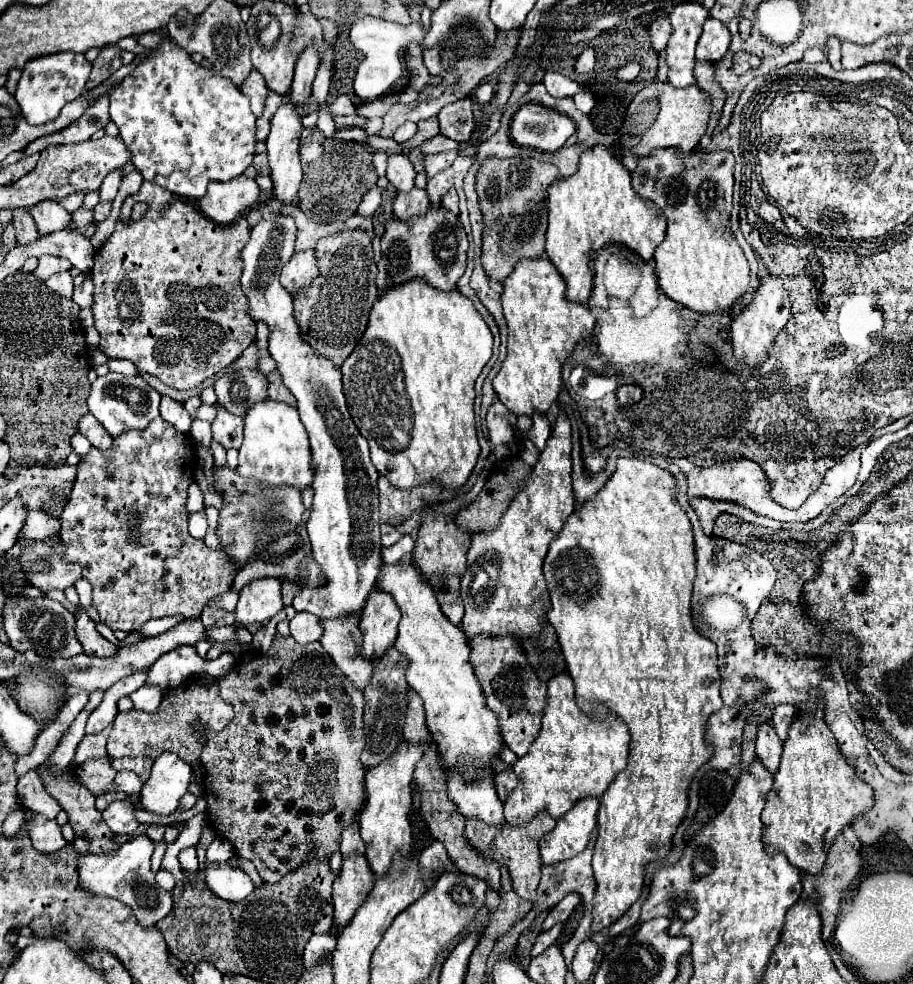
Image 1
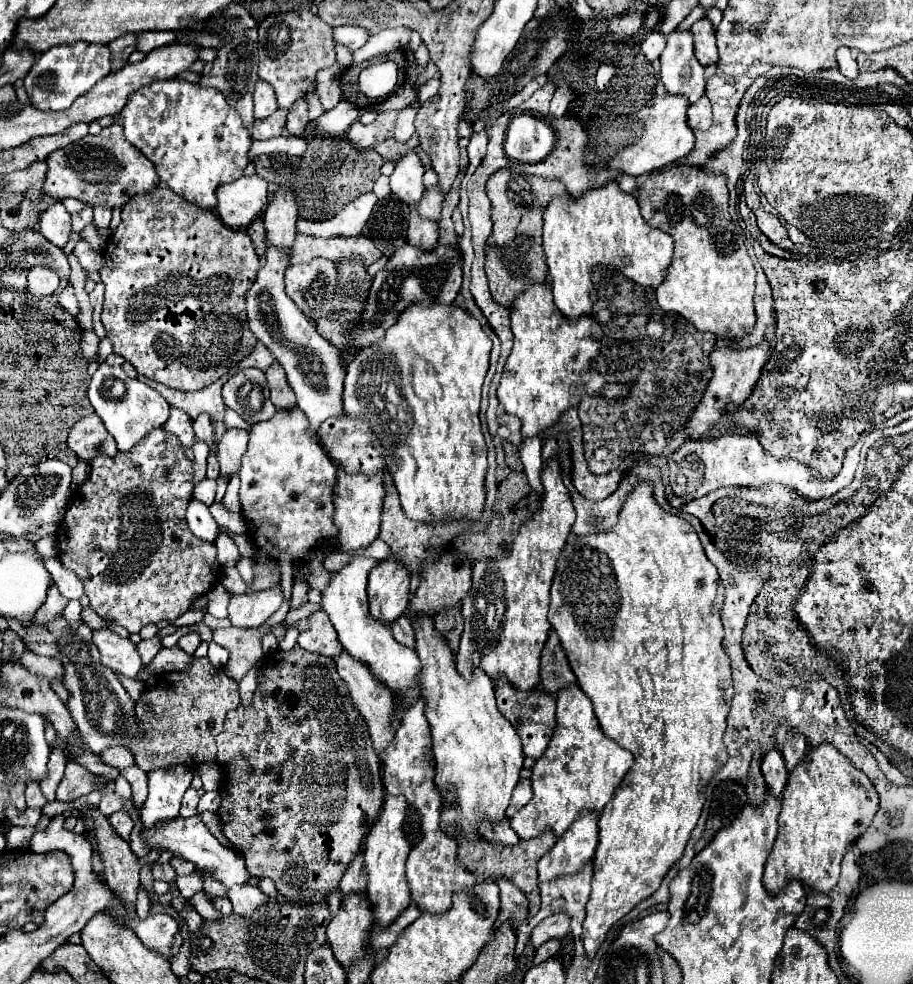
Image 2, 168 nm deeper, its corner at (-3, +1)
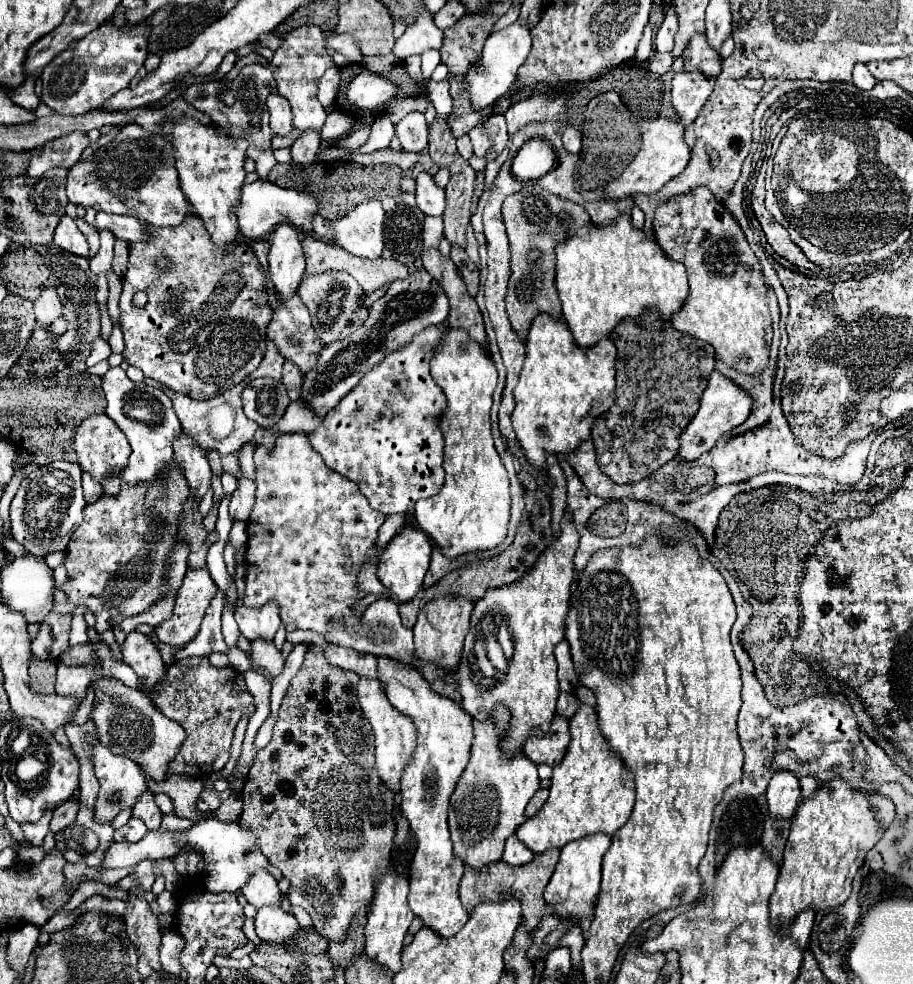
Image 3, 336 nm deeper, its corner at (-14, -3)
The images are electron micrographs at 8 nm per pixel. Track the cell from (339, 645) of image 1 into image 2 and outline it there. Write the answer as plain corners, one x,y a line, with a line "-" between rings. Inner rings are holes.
343,650
341,654
337,654
333,658
335,666
337,666
337,672
339,676
345,680
349,692
351,692
351,698
355,702
355,706
359,708
359,712
363,714
363,718
367,720
369,724
369,734
371,734
371,740
373,740
373,748
377,754
381,754
381,750
393,740
393,732
391,732
391,724
389,724
389,714
393,710
393,702
391,702
391,690
385,688
385,684
381,684
381,680
369,670
369,666
361,660
355,660
347,650

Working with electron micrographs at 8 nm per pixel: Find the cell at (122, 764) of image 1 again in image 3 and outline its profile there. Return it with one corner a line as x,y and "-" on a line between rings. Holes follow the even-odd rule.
146,792
142,796
142,800
138,800
138,804
132,808
132,816
140,818
148,826
148,830
158,830
160,828
162,812
160,812
160,808
156,808
152,792

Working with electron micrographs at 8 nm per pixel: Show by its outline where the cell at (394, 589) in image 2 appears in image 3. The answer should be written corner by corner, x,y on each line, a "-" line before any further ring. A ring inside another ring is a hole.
404,526
384,548
380,560
378,560
378,578
384,584
386,592
394,598
398,598
400,602
412,600
418,590
422,588
422,580
424,574
428,570
430,564
430,554
432,554
432,542
426,536
426,532
422,532
420,528
414,526

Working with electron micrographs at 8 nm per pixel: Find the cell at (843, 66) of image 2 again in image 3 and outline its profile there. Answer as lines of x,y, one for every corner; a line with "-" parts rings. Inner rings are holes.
856,64
852,72
852,84
860,90
872,90
876,86
876,78
870,74
870,70
864,64

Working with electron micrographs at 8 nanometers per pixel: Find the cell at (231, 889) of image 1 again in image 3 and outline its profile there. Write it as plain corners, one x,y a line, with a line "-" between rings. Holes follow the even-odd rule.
280,906
260,908
254,924
260,940
268,944
292,944
300,930
298,920
292,914
286,914

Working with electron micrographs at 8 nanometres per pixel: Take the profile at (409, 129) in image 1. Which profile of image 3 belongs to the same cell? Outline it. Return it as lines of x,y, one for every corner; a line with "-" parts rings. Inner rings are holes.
410,112
396,124
396,136
406,152
422,152
428,146
428,128
422,112

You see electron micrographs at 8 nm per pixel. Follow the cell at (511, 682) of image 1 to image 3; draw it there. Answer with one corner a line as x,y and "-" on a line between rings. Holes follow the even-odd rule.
556,714
550,730
544,736
532,736
524,744
524,756
528,760
534,760
534,764
558,766
562,762
564,752
566,752
568,740
570,740
568,720

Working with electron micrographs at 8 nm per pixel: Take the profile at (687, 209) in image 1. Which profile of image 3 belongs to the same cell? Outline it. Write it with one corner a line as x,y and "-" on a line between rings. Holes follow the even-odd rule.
694,188
694,192
658,206
654,236
670,260
684,264
690,282
690,296
682,312
674,314
672,326
690,338
710,344
716,358
726,366
748,376
762,374
770,366
772,344
766,286
762,266
734,216
724,204
714,200
708,188

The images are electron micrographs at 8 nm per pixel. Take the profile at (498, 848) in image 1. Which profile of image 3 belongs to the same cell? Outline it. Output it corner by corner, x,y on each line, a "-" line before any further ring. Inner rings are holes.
556,848
556,850
548,850
544,854
536,854
530,864
518,866
518,868
500,860
498,864
490,864
490,868
482,868
482,872
464,872
462,882
460,882
460,900
466,908
466,912
470,914
474,910
474,906
482,904
482,902
502,902
508,898
516,898
522,902
522,924
528,932
532,932
544,914
546,902
544,902
542,894
554,872
554,866
558,864
558,854
560,854
560,850

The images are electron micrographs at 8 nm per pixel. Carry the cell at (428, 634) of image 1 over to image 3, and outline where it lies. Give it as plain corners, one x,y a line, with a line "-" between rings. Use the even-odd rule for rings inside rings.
498,706
492,720
472,722
476,734
472,756
450,798
448,822
454,842
454,856
472,870
480,870
482,866
488,866
502,858
506,838
526,822
524,808
540,788
540,778
534,762
526,760
522,752
514,758
502,758
500,754
500,730
508,728
508,718
508,710

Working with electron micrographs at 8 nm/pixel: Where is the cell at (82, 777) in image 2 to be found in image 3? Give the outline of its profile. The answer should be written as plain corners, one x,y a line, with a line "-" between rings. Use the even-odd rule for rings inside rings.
70,800
70,804
62,804
62,808
56,808
54,814
52,814
50,830
52,830
52,832
64,830
68,824
74,822
76,814
78,814
78,802
76,802
76,800

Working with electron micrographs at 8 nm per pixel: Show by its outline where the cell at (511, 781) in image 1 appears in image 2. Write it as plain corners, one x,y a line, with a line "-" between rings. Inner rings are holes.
519,780
519,784
515,786
513,790
513,796
511,796
511,802
509,802
509,808
507,808
507,818
511,818
519,808
523,808
533,796
533,790
531,790
531,782
529,780

